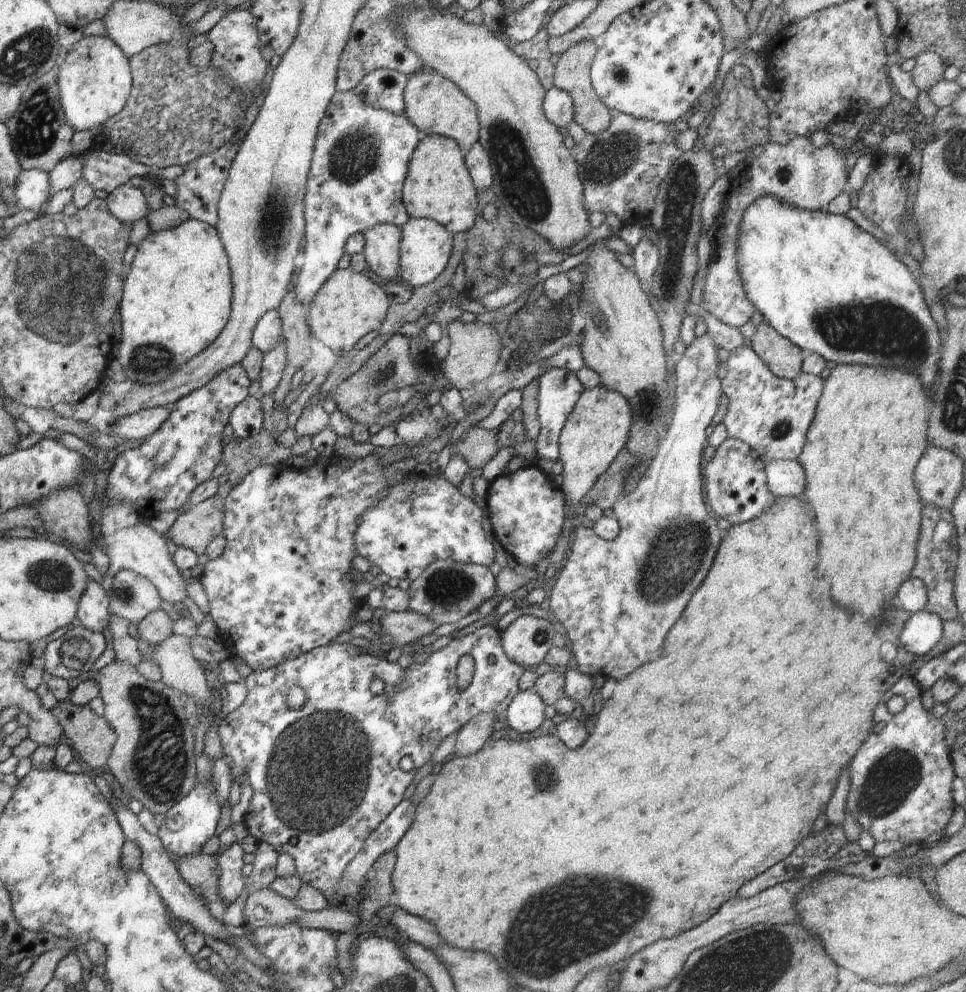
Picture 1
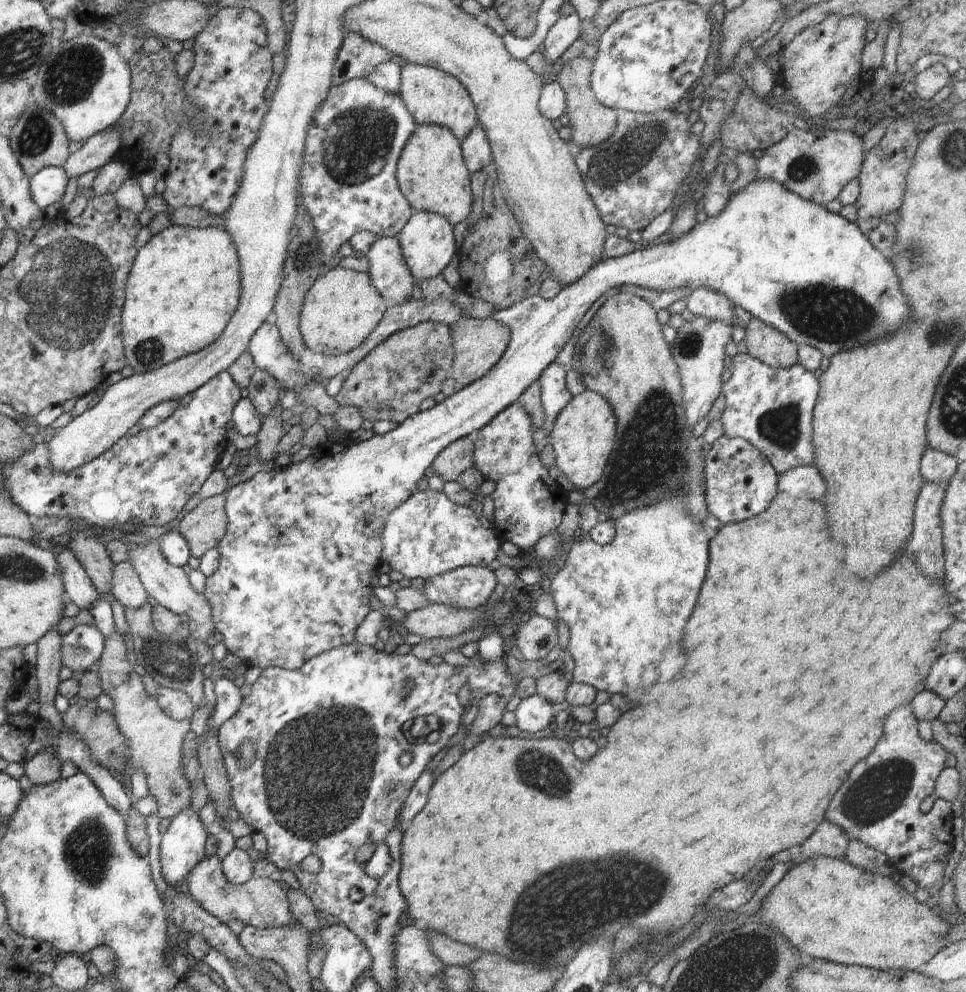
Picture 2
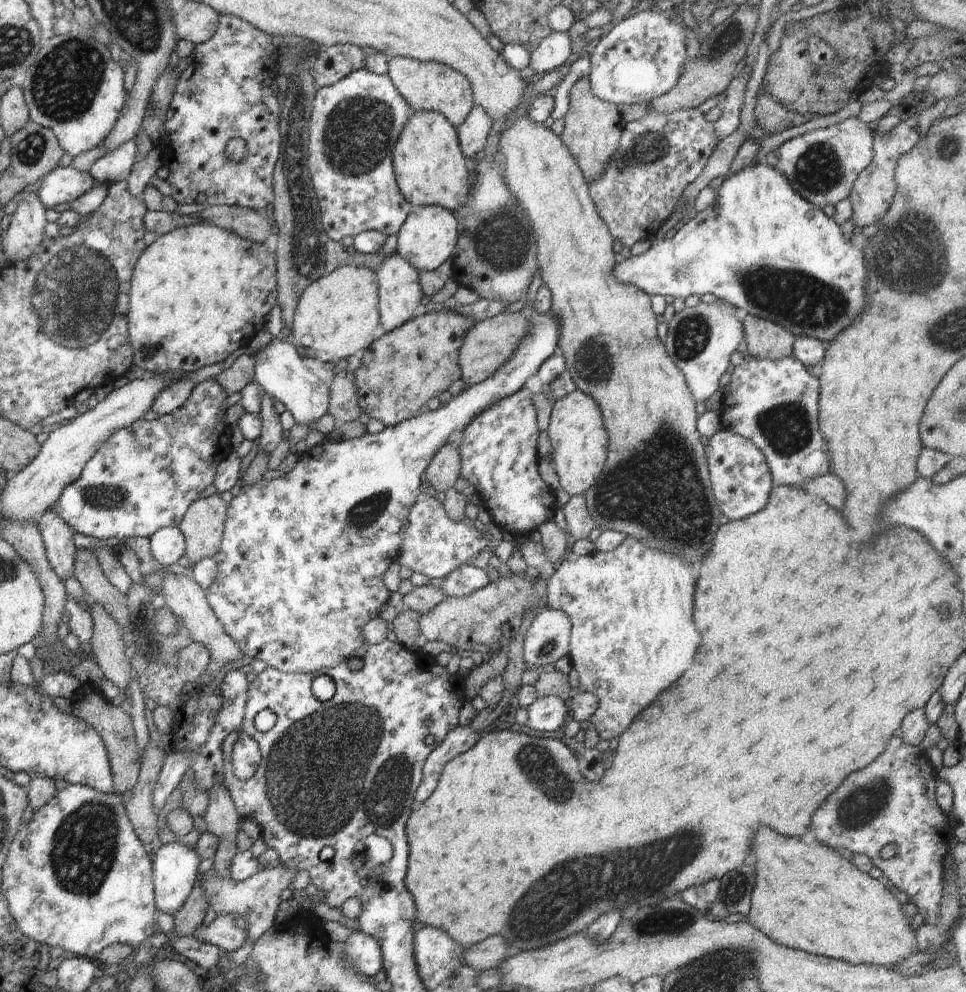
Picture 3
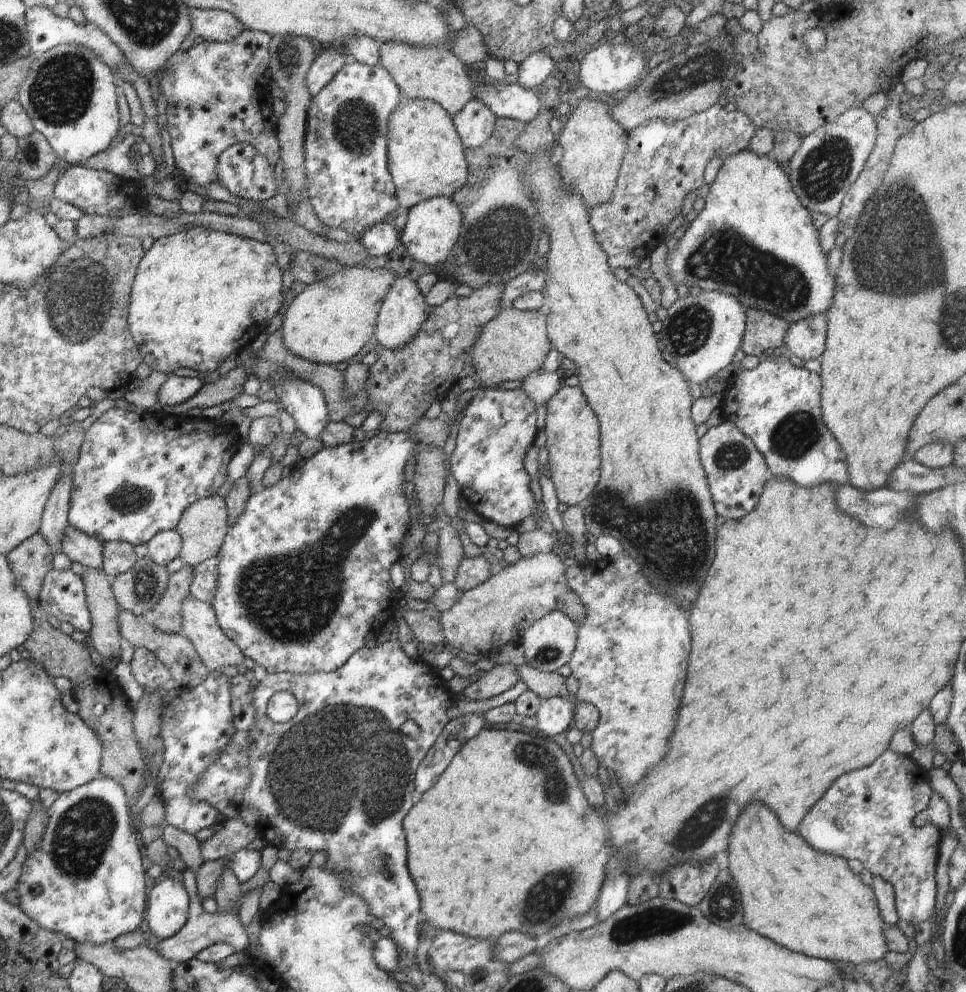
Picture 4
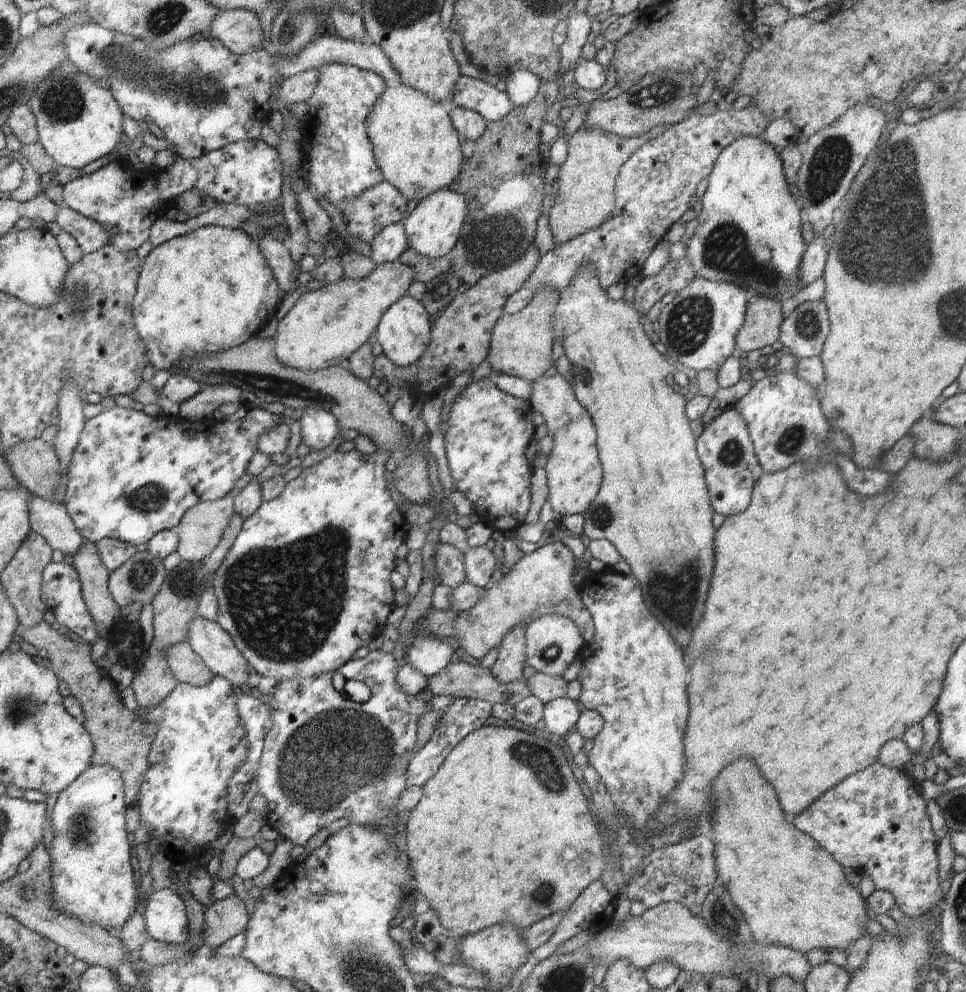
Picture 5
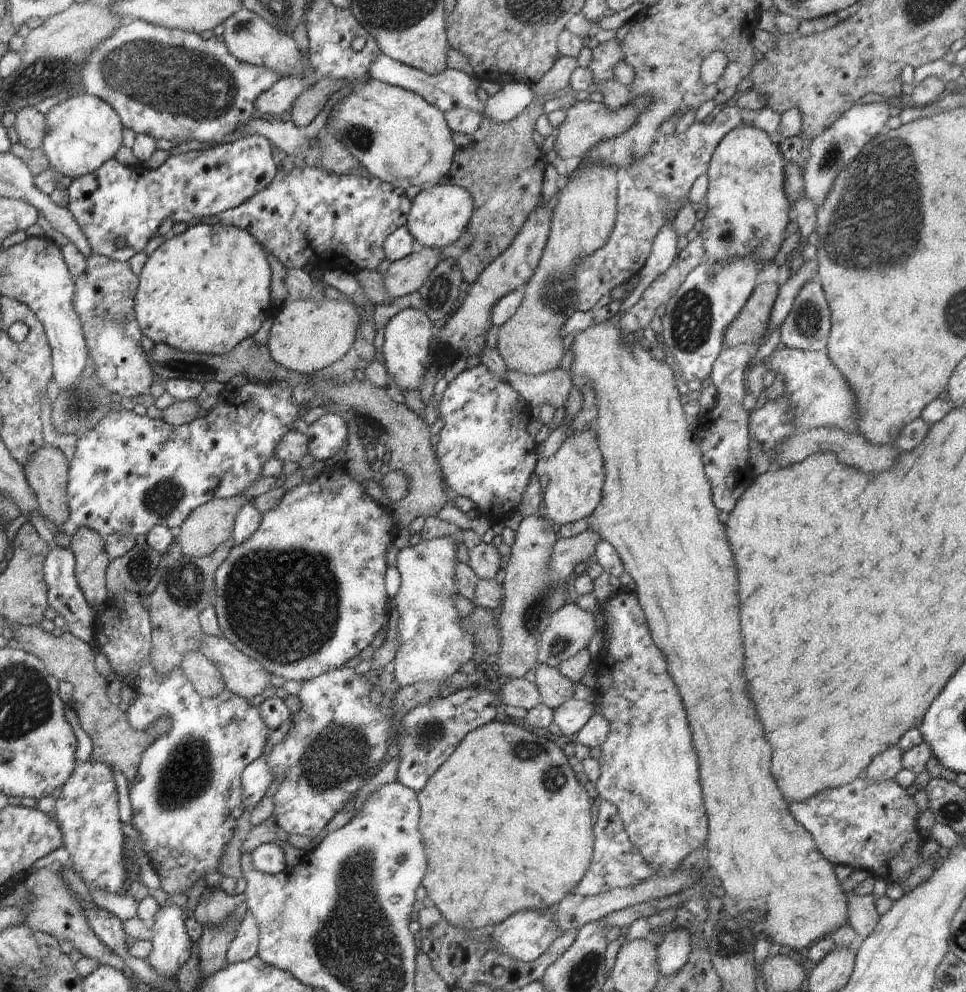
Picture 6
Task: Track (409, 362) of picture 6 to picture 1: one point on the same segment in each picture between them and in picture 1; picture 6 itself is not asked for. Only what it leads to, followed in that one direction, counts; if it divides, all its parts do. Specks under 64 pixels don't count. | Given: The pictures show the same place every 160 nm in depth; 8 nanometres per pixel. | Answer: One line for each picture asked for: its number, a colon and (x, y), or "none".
1: (382, 243)
2: (387, 267)
3: (400, 294)
4: (404, 309)
5: (403, 333)

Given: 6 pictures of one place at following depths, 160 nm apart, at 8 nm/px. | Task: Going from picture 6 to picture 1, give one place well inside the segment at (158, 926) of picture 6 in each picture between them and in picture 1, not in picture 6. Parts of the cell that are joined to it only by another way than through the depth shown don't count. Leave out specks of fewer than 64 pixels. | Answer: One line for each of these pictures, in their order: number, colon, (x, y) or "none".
1: (189, 824)
2: (182, 847)
3: (174, 871)
4: (167, 908)
5: (165, 918)

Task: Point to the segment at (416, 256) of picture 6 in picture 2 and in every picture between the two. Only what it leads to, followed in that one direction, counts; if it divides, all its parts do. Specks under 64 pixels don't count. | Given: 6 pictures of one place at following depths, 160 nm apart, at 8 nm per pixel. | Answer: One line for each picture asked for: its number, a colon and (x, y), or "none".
2: (342, 307)
3: (335, 317)
4: (331, 320)
5: (326, 326)

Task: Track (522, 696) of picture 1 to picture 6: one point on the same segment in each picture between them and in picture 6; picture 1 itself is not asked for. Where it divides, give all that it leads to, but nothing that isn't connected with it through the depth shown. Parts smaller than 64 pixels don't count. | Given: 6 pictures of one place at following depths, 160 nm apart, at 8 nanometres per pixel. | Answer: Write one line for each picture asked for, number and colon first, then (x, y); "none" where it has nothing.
2: (534, 713)
3: (549, 713)
4: (555, 715)
5: (560, 715)
6: (570, 716)

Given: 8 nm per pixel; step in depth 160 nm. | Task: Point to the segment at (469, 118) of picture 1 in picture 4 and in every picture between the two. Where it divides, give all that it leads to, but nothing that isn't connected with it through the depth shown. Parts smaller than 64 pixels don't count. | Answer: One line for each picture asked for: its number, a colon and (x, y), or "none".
2: (431, 96)
3: (427, 86)
4: (434, 73)

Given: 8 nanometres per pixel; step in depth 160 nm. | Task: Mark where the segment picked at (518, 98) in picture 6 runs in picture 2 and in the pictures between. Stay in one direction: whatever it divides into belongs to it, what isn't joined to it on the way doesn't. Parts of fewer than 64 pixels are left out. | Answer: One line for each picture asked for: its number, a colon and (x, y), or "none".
2: (561, 36)
3: (555, 50)
4: (538, 68)
5: (522, 86)

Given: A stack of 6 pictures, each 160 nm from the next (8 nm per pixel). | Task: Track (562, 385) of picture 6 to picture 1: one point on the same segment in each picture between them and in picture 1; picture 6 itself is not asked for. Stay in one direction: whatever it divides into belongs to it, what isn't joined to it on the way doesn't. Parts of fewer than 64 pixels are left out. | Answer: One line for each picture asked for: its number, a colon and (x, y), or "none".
1: (597, 429)
2: (583, 434)
3: (577, 432)
4: (572, 430)
5: (574, 472)

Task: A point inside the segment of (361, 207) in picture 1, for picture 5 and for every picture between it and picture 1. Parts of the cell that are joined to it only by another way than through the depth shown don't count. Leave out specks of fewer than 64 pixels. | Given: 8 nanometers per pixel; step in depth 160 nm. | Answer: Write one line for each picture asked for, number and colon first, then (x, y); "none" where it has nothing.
2: (348, 179)
3: (354, 124)
4: (349, 184)
5: (335, 151)

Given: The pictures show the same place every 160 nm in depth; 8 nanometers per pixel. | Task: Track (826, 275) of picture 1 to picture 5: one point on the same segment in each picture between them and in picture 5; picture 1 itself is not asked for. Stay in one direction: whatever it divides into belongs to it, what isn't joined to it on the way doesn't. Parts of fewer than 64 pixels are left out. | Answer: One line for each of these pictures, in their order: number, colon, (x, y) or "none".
2: (294, 580)
3: (301, 564)
4: (304, 582)
5: (307, 582)

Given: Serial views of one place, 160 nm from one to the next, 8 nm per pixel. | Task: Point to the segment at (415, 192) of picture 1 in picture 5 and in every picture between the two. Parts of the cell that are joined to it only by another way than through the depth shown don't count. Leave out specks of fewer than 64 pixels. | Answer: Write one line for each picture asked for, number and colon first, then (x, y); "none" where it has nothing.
2: (431, 173)
3: (430, 169)
4: (425, 154)
5: (419, 152)

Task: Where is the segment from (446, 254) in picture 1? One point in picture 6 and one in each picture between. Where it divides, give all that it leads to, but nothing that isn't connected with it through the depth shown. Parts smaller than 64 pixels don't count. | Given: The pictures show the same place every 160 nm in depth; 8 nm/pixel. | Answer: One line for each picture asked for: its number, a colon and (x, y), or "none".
2: (427, 241)
3: (428, 238)
4: (432, 228)
5: (433, 228)
6: (439, 214)

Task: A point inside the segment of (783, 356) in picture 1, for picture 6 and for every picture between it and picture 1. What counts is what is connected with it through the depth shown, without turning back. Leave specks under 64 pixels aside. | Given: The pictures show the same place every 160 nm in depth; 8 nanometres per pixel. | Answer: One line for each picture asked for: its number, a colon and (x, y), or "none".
2: (764, 342)
3: (765, 339)
4: (763, 331)
5: (763, 317)
6: (748, 326)

